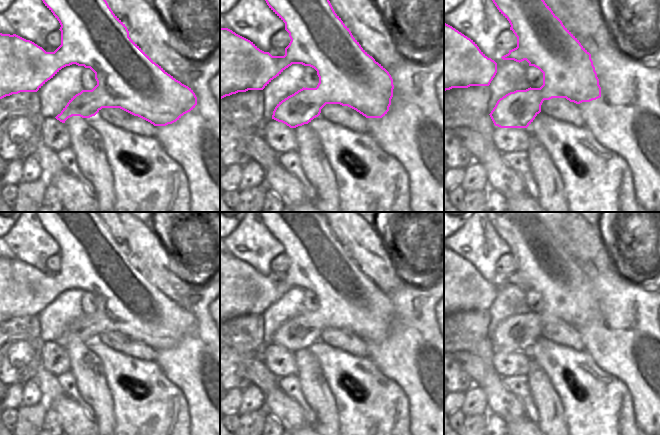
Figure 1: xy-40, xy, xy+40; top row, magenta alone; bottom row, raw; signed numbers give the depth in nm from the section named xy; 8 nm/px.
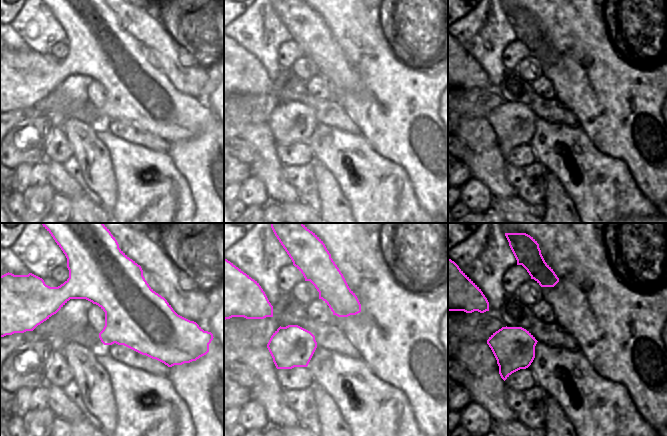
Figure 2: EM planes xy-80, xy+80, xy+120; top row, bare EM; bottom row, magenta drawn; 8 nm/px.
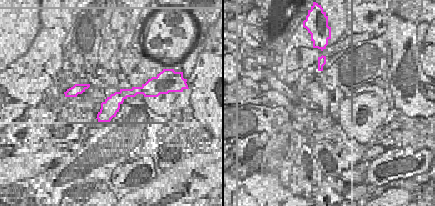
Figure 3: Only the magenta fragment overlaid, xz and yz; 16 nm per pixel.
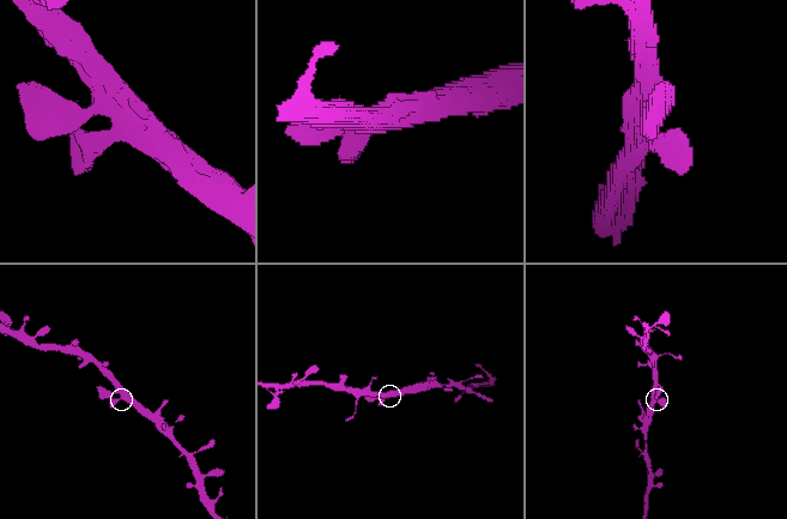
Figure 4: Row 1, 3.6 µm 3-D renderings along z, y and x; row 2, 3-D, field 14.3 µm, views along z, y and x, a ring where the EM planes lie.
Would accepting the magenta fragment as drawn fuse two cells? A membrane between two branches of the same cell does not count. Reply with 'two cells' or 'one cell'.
one cell

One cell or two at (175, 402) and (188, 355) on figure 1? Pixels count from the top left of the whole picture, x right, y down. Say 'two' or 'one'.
two

